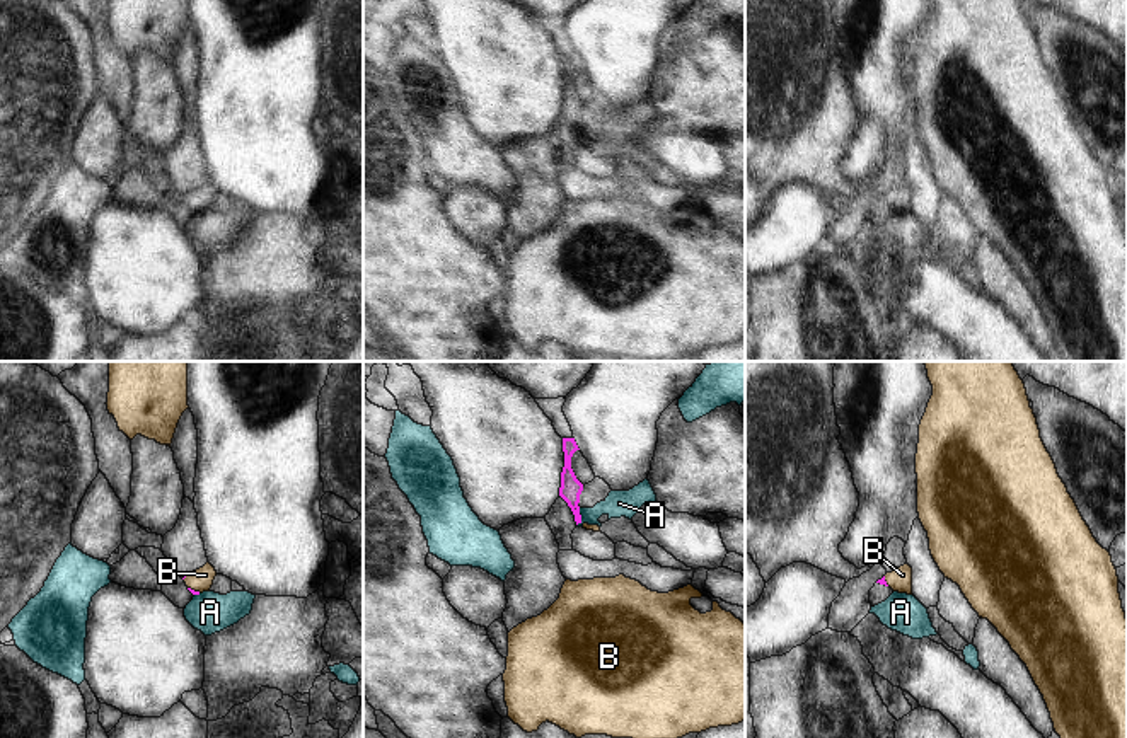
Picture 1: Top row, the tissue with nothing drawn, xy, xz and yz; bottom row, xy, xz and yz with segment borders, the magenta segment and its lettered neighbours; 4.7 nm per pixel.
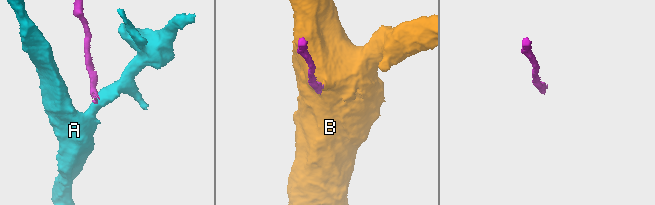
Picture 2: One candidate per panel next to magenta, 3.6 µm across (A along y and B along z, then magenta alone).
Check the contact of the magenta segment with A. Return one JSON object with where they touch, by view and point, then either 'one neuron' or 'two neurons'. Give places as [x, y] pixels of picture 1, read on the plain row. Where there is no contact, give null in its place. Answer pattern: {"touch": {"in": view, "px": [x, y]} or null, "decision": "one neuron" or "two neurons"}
{"touch": {"in": "xz", "px": [580, 135]}, "decision": "two neurons"}

